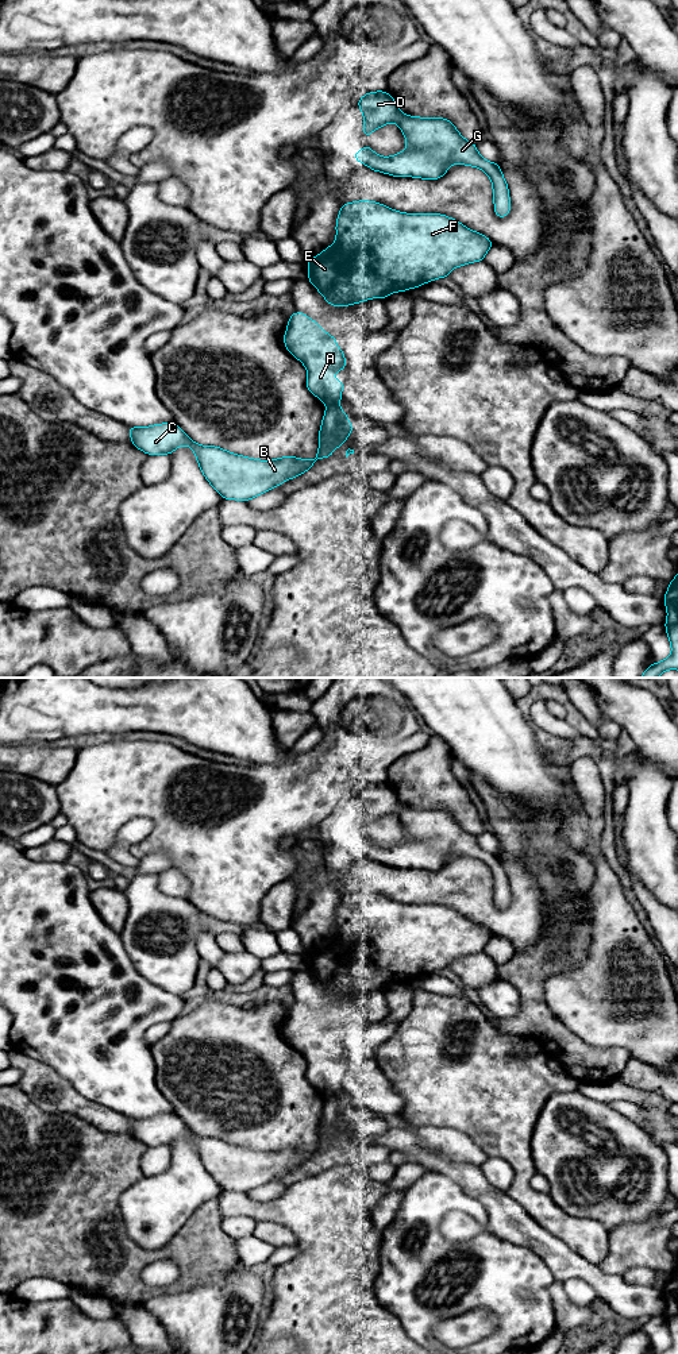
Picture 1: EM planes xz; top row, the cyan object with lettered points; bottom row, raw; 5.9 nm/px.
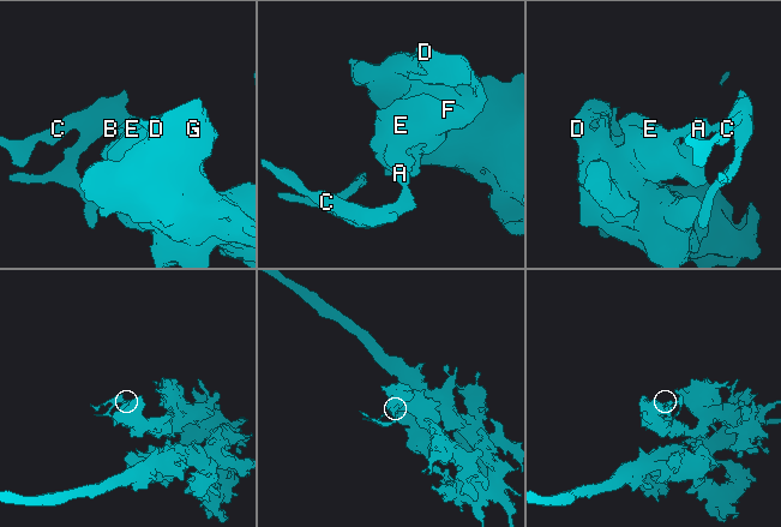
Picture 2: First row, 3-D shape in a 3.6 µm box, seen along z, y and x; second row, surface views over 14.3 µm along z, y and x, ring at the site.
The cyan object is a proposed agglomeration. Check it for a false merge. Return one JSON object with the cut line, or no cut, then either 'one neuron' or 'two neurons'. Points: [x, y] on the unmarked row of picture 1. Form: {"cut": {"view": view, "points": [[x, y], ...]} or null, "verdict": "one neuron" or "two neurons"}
{"cut": {"view": "xz", "points": [[338, 1094], [327, 1096]]}, "verdict": "two neurons"}

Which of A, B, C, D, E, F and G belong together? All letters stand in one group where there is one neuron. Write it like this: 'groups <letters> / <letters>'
groups A D E F G / B C

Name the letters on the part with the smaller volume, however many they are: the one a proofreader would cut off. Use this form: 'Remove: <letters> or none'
Remove: B, C

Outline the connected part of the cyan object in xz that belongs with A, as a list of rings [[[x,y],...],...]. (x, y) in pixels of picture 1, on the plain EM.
[[[293,1003],[293,1006],[289,1008],[289,1014],[284,1026],[284,1035],[286,1041],[298,1050],[305,1058],[307,1058],[307,1080],[319,1091],[321,1091],[325,1096],[331,1095],[340,1095],[342,1091],[342,1080],[344,1077],[344,1072],[335,1072],[334,1064],[342,1062],[346,1060],[346,1049],[342,1042],[342,1038],[336,1037],[338,1033],[336,1029],[328,1026],[315,1011],[309,1010],[303,1003]]]

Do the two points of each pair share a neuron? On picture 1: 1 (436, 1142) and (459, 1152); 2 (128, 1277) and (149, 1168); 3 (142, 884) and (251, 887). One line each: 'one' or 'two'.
1: one
2: two
3: two

